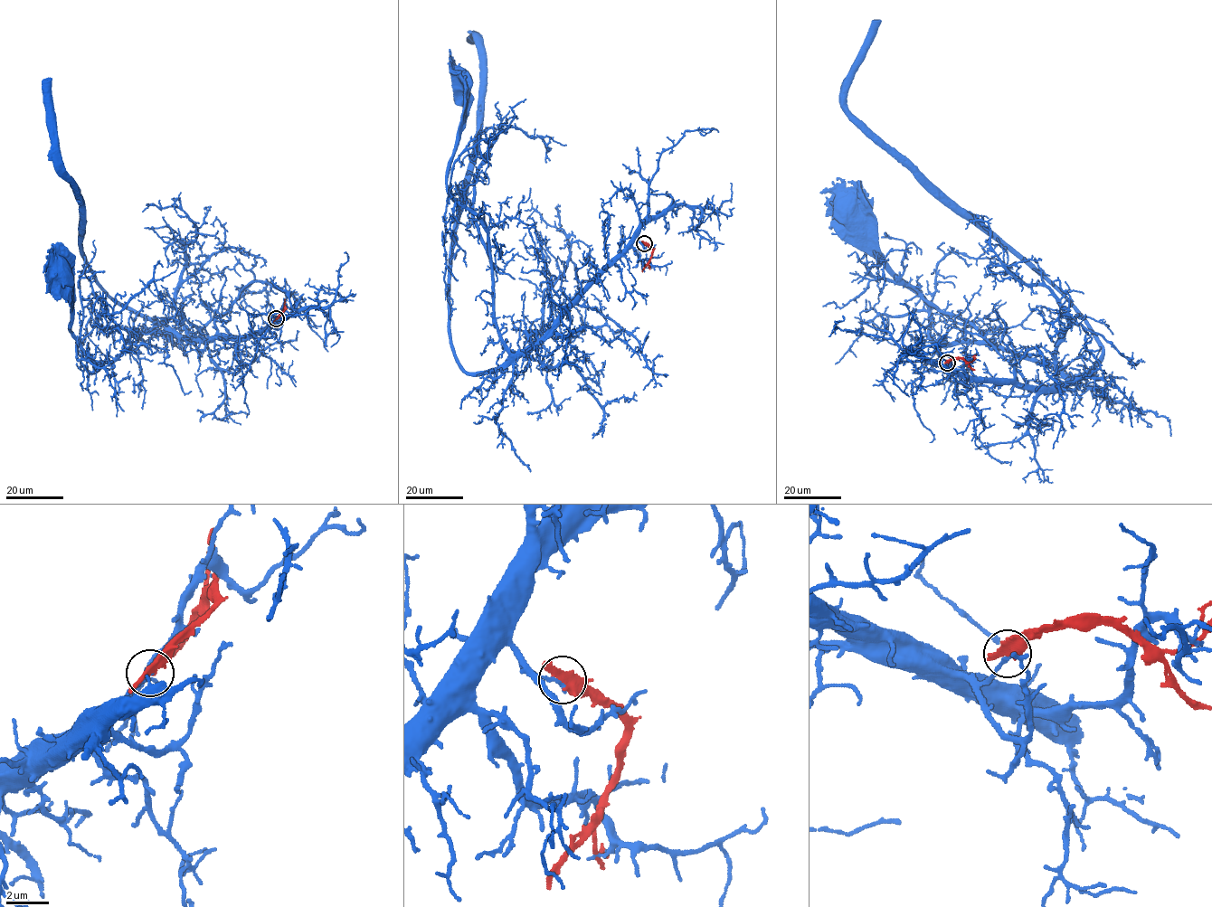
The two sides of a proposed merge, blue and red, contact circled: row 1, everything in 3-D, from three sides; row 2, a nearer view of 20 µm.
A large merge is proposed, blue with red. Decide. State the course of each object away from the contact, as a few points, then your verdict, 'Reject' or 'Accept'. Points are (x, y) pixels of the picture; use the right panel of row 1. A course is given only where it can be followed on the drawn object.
Course of blue: (947, 363), (942, 365), (974, 381), (1047, 387), (1065, 380), (988, 344), (935, 343), (926, 305), (848, 210). Course of red: (947, 363), (961, 359), (974, 370). Reject

